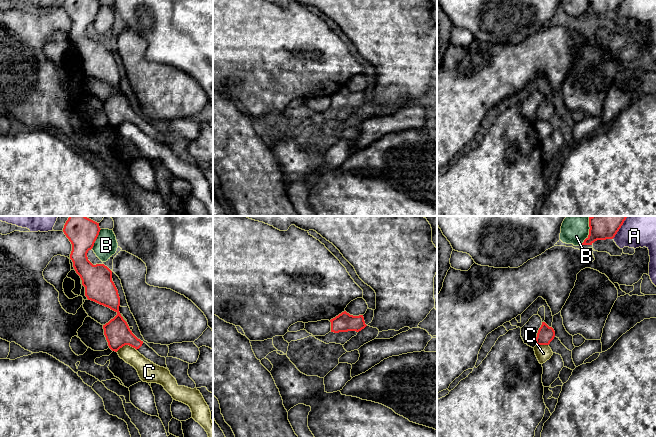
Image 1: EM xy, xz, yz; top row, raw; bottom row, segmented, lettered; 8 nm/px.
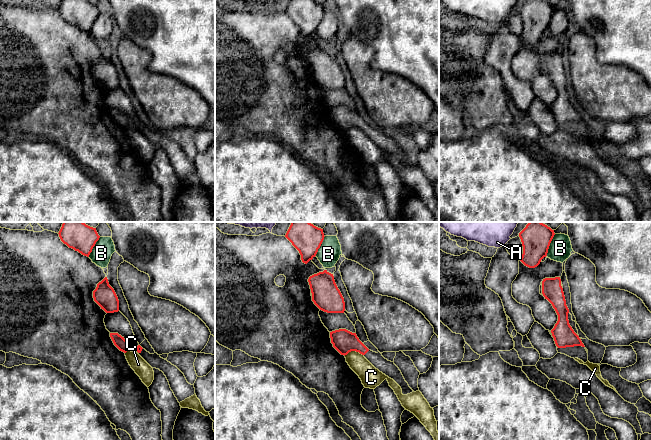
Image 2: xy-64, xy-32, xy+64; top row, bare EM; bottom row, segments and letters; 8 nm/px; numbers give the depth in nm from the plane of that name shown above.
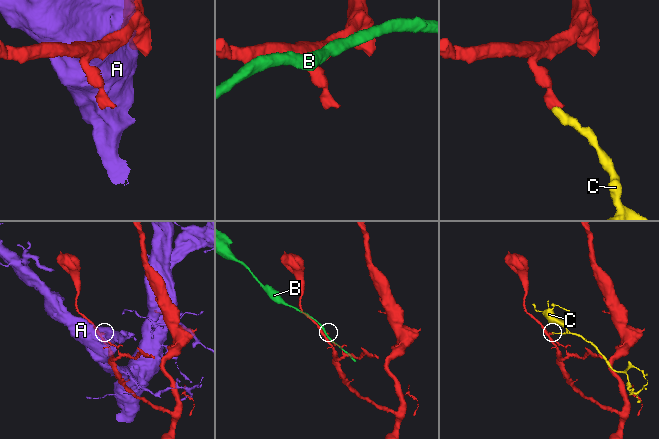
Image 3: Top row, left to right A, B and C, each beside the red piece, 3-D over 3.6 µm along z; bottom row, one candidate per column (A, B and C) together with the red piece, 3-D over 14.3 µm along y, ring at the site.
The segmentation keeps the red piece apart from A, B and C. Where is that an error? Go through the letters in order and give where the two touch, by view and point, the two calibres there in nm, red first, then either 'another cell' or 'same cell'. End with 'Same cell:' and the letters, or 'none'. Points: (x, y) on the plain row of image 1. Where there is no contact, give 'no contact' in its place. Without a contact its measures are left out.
A: yz (618, 6) | 130/190 nm | another cell
B: yz (589, 10) | 130/170 nm | another cell
C: xy (126, 120) | 200/140 nm | another cell
Same cell: none

